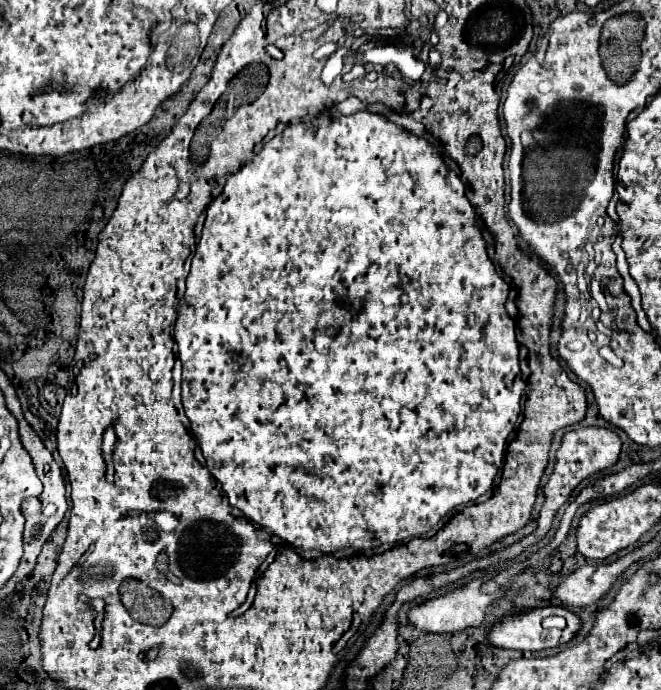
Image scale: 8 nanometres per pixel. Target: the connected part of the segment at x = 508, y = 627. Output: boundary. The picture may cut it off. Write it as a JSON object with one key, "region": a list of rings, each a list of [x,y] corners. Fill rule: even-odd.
{"region":[[[548,606],[548,608],[536,608],[536,610],[528,610],[524,614],[516,614],[516,616],[508,616],[504,618],[502,622],[496,622],[494,628],[490,630],[488,634],[488,640],[494,644],[494,646],[500,646],[500,648],[510,648],[510,650],[546,650],[546,648],[556,648],[556,646],[562,646],[562,644],[568,644],[576,632],[582,628],[582,620],[570,612],[568,608],[564,606]],[[546,616],[562,616],[566,620],[566,628],[558,630],[558,628],[544,628],[542,626],[542,620]]]}

